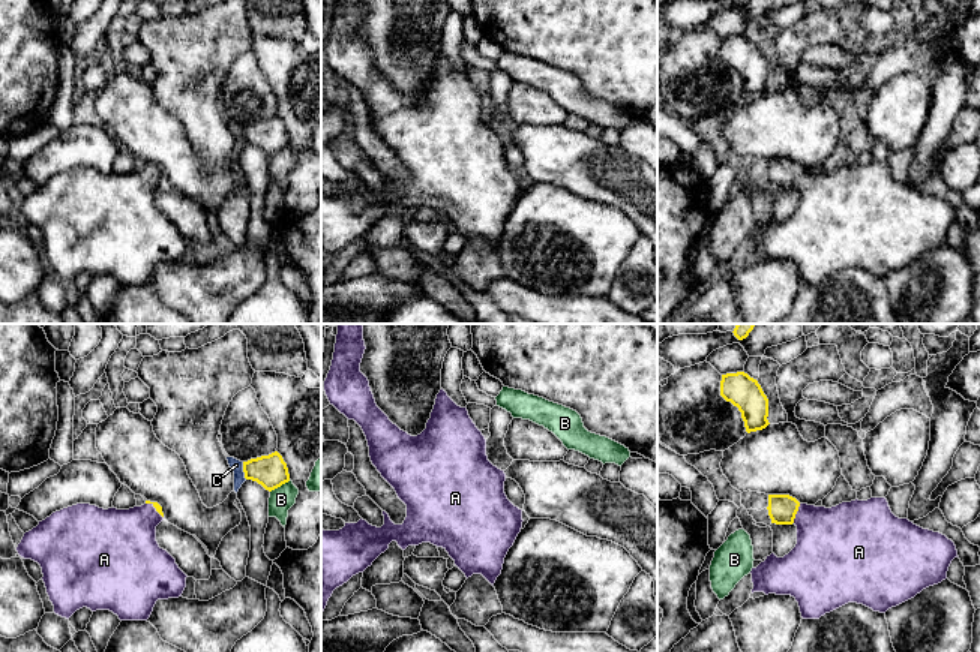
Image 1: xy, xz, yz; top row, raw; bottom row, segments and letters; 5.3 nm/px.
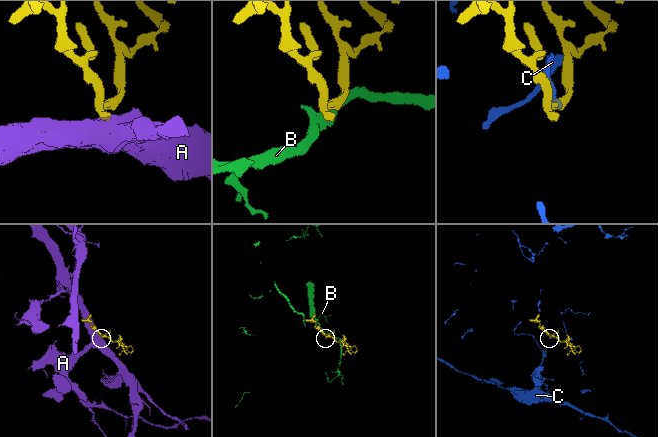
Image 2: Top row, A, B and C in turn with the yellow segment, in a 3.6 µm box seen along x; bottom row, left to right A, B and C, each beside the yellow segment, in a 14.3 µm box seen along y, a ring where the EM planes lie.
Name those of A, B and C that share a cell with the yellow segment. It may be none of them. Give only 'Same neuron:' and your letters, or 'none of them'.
Same neuron: A

